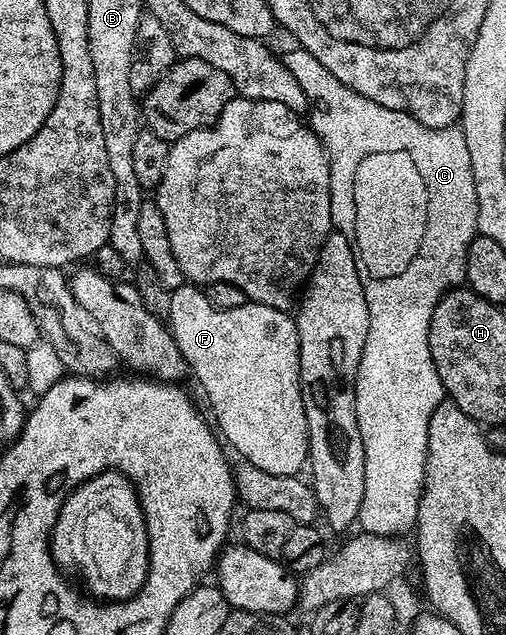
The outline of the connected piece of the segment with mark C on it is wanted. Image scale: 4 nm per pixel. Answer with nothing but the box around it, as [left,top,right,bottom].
[284,46,478,538]

